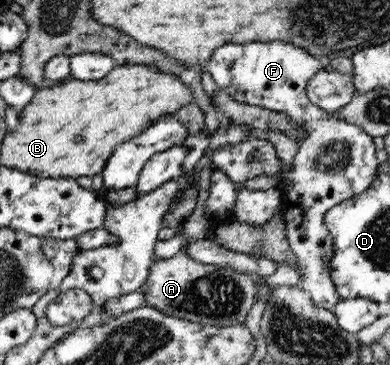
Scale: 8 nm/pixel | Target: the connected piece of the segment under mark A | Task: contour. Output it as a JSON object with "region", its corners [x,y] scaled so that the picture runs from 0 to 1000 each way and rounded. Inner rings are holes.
{"region":[[[462,679],[438,707],[405,707],[395,718],[359,797],[369,805],[369,827],[418,860],[556,899],[587,899],[628,888],[628,866],[654,833],[654,775],[646,753],[587,732],[505,718],[474,679]]]}

